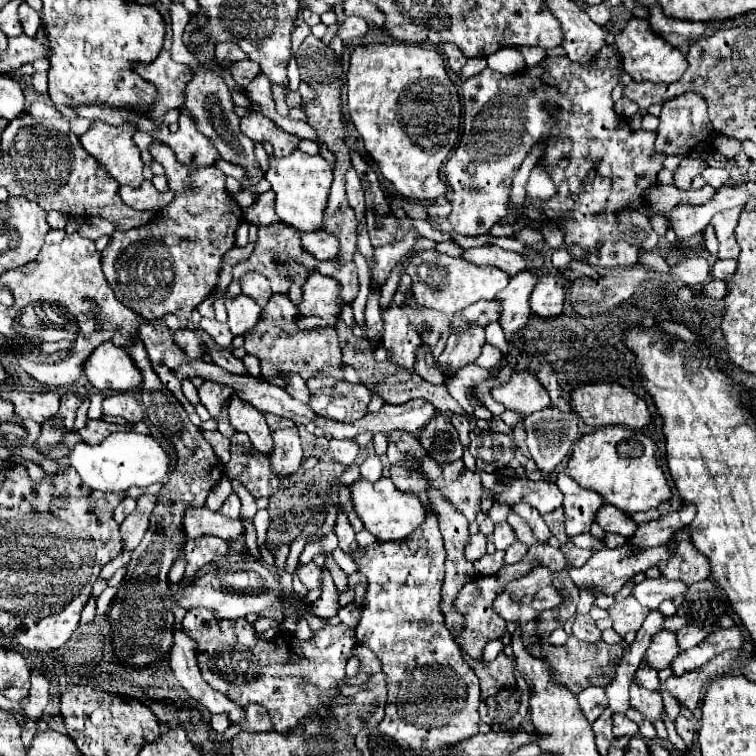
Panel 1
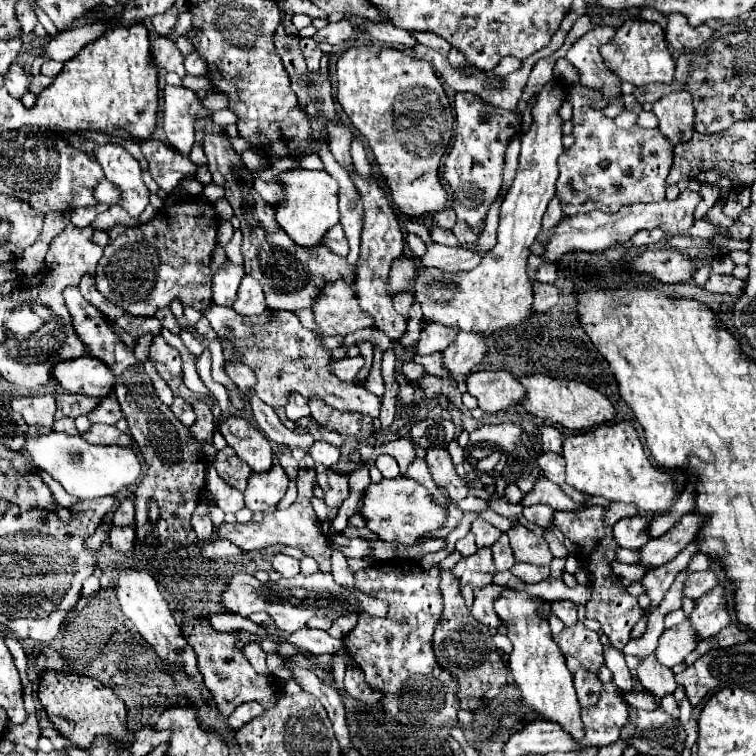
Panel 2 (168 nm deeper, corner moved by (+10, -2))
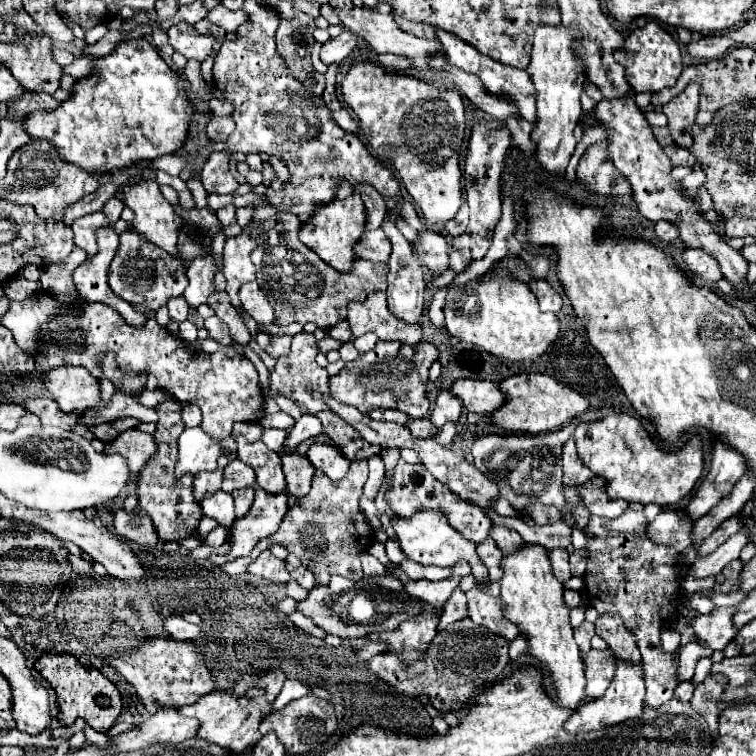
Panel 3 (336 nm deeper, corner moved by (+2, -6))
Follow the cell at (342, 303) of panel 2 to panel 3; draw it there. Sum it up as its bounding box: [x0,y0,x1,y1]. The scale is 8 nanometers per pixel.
[347,291,423,343]

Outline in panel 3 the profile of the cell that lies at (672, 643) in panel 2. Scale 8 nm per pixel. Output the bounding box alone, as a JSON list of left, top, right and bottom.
[691,607,739,651]

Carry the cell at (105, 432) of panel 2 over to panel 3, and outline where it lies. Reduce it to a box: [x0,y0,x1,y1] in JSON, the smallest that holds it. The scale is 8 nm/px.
[105,429,157,475]

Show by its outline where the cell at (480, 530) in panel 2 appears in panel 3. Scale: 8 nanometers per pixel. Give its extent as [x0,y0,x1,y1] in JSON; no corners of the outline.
[385,459,491,543]

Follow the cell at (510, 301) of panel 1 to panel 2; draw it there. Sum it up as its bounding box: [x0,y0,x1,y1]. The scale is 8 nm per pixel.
[443,331,487,381]

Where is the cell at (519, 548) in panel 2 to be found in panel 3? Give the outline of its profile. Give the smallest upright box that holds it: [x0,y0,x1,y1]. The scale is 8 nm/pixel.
[549,549,571,583]

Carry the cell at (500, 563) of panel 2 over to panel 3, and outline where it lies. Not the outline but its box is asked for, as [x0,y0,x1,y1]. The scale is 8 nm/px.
[489,525,521,553]

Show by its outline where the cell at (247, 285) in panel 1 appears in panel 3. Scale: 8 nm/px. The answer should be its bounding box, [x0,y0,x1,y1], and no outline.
[239,281,273,325]

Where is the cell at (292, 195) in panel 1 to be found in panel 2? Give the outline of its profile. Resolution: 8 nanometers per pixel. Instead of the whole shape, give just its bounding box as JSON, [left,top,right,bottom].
[277,169,339,247]

